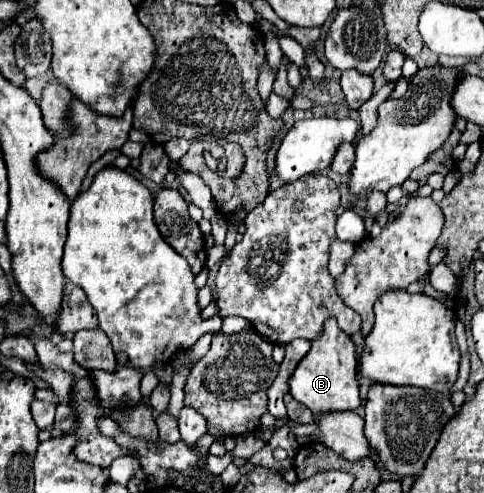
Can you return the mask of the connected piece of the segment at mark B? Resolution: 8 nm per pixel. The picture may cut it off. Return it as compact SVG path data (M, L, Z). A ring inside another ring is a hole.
M328 320L322 336L312 340L310 352L300 360L288 384L294 400L308 406L312 414L354 412L362 404L360 386L356 380L356 350L352 340L338 328L336 320Z

